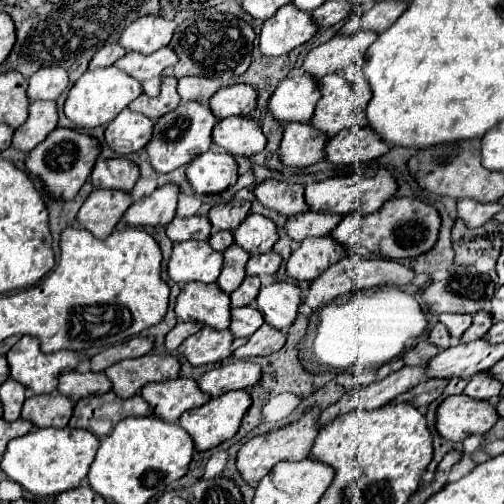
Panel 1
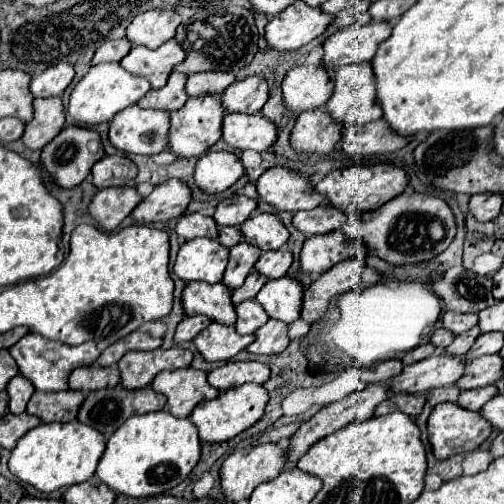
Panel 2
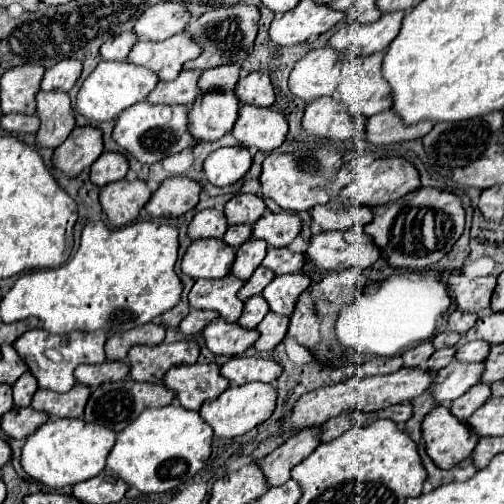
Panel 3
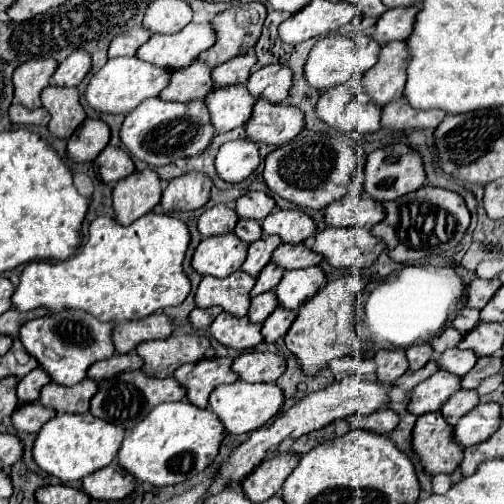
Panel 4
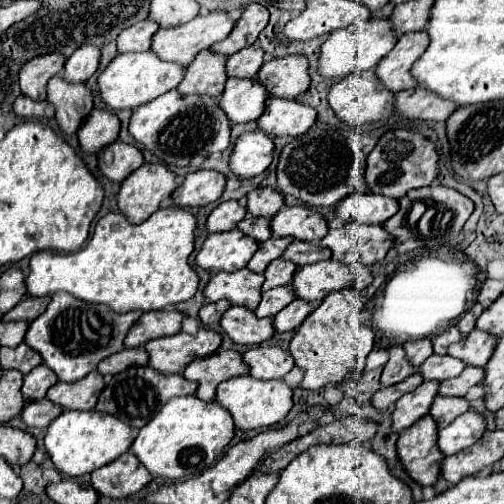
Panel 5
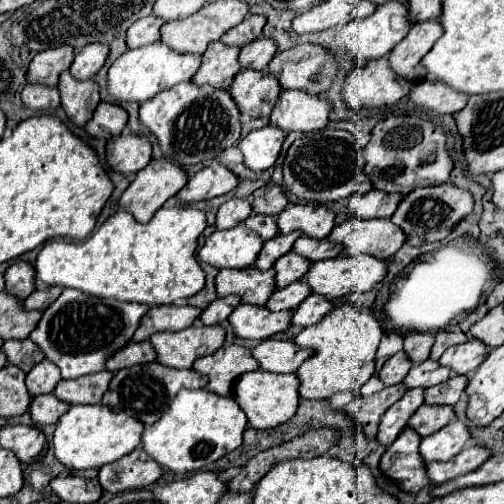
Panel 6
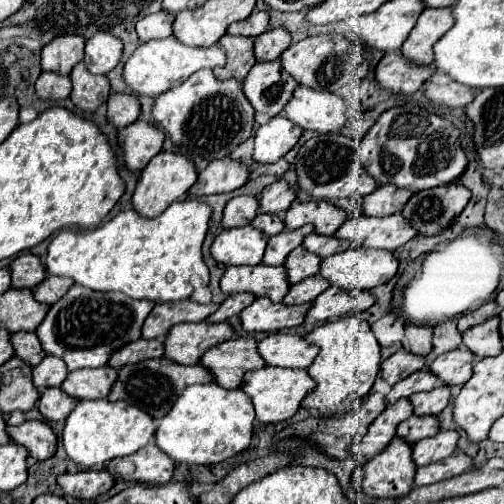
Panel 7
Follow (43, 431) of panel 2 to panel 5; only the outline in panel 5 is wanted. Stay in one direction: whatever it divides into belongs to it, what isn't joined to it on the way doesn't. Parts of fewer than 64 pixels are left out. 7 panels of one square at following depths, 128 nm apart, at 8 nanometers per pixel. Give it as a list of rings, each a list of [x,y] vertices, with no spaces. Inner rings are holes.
[[[64,410],[46,428],[46,438],[44,438],[46,454],[50,456],[56,470],[64,472],[68,478],[90,474],[96,468],[102,468],[114,462],[120,454],[128,452],[130,444],[132,444],[130,428],[122,420],[116,420],[114,416],[96,412],[96,410],[88,410],[88,412]]]

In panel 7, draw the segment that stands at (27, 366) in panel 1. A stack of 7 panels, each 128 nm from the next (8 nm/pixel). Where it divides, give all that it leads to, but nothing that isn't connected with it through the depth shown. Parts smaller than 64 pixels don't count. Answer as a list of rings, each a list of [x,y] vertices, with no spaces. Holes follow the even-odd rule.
[[[74,284],[66,296],[50,306],[46,318],[36,328],[36,336],[46,354],[66,362],[68,372],[100,368],[114,350],[140,338],[140,328],[152,308],[150,300],[132,300],[120,292],[94,292]]]

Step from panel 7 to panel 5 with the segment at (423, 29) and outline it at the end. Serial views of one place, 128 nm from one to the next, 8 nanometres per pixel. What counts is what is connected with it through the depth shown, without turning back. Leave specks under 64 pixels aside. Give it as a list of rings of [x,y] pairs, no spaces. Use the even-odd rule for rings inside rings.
[[[424,30],[400,36],[396,46],[376,66],[378,80],[394,94],[416,86],[416,80],[412,80],[410,76],[410,68],[426,46],[428,46],[428,36]]]

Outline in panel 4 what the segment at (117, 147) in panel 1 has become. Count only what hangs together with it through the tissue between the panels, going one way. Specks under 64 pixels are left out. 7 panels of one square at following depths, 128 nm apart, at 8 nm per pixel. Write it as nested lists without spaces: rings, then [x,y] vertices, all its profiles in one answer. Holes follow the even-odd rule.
[[[148,98],[138,104],[132,112],[128,112],[126,120],[120,128],[120,140],[126,150],[144,160],[150,166],[166,166],[172,160],[196,156],[206,150],[206,146],[214,138],[214,128],[208,120],[208,110],[200,100],[194,102],[164,102],[160,98]]]

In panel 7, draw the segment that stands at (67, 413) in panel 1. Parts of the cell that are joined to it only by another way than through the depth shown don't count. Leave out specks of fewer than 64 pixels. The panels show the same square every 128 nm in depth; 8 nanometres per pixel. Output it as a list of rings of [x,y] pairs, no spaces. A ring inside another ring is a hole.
[[[110,366],[104,368],[82,368],[80,372],[70,372],[60,386],[68,396],[76,400],[96,400],[106,398],[118,372]]]

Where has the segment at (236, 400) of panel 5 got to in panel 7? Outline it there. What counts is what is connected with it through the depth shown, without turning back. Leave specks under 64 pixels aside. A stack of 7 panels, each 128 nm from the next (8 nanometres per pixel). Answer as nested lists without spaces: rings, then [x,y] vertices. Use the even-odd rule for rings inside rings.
[[[264,366],[256,372],[248,372],[242,380],[240,386],[248,398],[254,404],[256,410],[256,418],[264,424],[274,424],[274,422],[284,422],[288,418],[292,418],[296,414],[296,410],[300,408],[302,398],[314,388],[312,378],[308,376],[306,370],[298,370],[298,368],[278,368],[278,366]]]

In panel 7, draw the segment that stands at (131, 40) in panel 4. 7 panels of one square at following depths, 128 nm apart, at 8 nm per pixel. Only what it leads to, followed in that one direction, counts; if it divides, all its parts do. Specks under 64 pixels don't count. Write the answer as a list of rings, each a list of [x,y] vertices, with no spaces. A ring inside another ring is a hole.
[[[160,10],[136,22],[136,34],[140,42],[148,42],[154,38],[168,38],[172,34],[172,20],[174,20],[172,14]]]

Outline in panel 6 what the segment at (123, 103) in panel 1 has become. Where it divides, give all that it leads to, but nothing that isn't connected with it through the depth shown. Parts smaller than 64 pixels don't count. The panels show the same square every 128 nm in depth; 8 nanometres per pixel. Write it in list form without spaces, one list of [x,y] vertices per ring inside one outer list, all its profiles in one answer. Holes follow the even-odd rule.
[[[156,42],[144,48],[126,50],[108,70],[108,92],[118,102],[146,102],[152,100],[158,92],[172,88],[180,82],[190,80],[200,68],[200,56],[188,56],[172,52],[166,44]]]

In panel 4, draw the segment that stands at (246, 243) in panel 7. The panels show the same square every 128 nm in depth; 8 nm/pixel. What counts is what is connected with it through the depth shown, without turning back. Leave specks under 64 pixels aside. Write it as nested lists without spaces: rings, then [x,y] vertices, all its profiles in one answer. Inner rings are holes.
[[[234,234],[210,236],[198,244],[190,264],[200,276],[208,274],[224,278],[242,266],[246,250],[248,246],[242,240],[238,240]]]

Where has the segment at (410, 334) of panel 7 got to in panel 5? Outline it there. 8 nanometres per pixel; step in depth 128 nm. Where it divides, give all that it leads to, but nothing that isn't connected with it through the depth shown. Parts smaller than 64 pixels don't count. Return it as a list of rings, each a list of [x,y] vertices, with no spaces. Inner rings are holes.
[[[422,338],[422,340],[412,340],[412,342],[406,342],[408,344],[408,362],[414,366],[414,368],[420,368],[424,364],[424,360],[428,356],[432,356],[432,342],[428,338]]]

